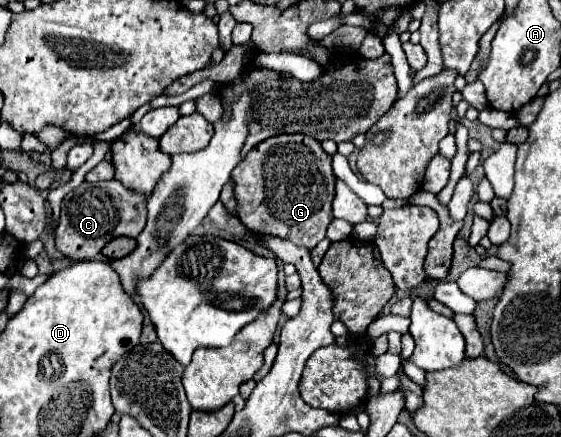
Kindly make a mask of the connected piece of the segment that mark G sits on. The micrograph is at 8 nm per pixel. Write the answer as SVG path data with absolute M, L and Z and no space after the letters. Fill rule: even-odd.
M285 134L267 138L265 142L259 142L231 172L231 180L235 182L235 200L237 200L237 216L239 220L251 228L253 232L277 236L283 240L289 240L303 248L315 248L323 238L325 230L333 220L331 202L335 196L335 174L331 168L331 156L321 148L321 142L311 136L299 136L289 138Z

